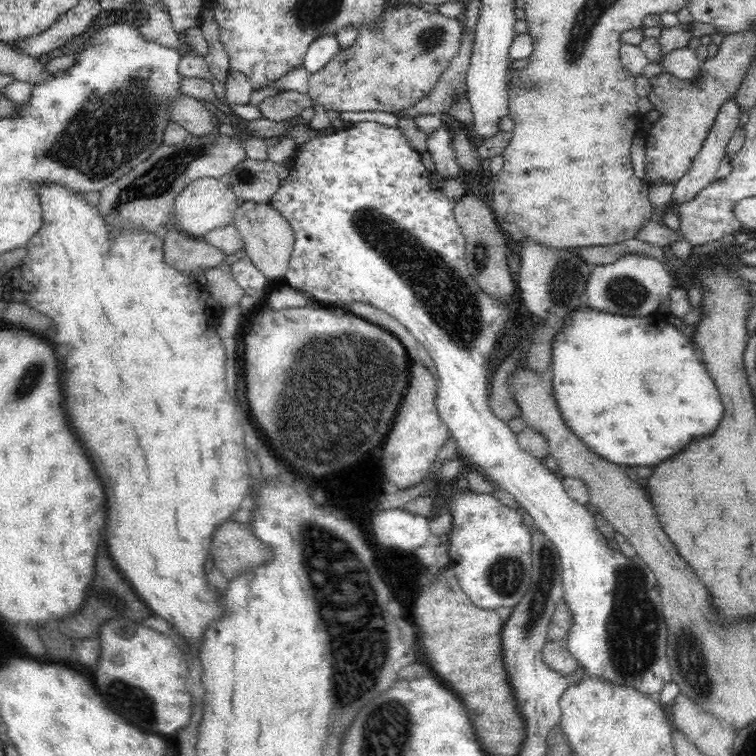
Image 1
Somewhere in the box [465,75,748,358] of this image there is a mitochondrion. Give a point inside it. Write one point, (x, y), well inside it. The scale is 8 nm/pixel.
(624, 292)

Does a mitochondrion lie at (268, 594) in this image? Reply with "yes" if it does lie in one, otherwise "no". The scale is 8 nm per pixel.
no

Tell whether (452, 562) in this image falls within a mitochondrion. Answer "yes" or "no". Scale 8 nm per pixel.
no

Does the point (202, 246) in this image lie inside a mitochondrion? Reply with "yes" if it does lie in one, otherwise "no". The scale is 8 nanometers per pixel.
no

